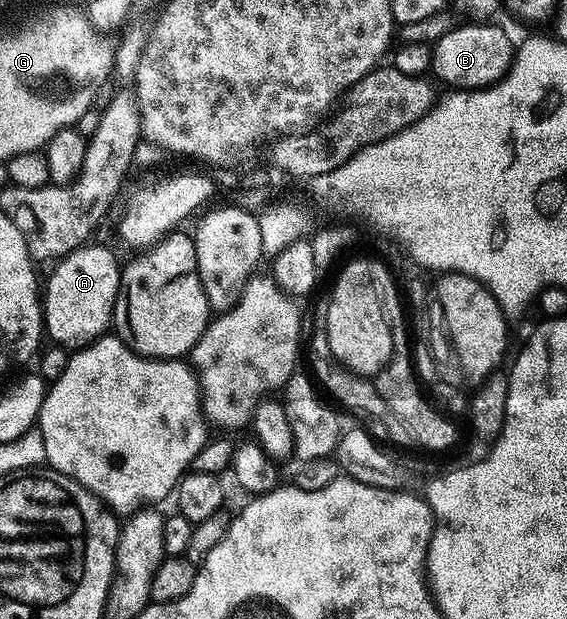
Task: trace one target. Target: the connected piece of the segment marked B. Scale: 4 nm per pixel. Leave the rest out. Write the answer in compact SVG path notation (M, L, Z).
M497 23L463 24L449 29L439 41L433 42L433 72L438 72L439 79L447 81L450 87L457 87L462 91L467 89L485 89L488 85L495 85L510 70L510 65L514 61L515 42L513 40L510 42L509 35L500 26L496 25Z

